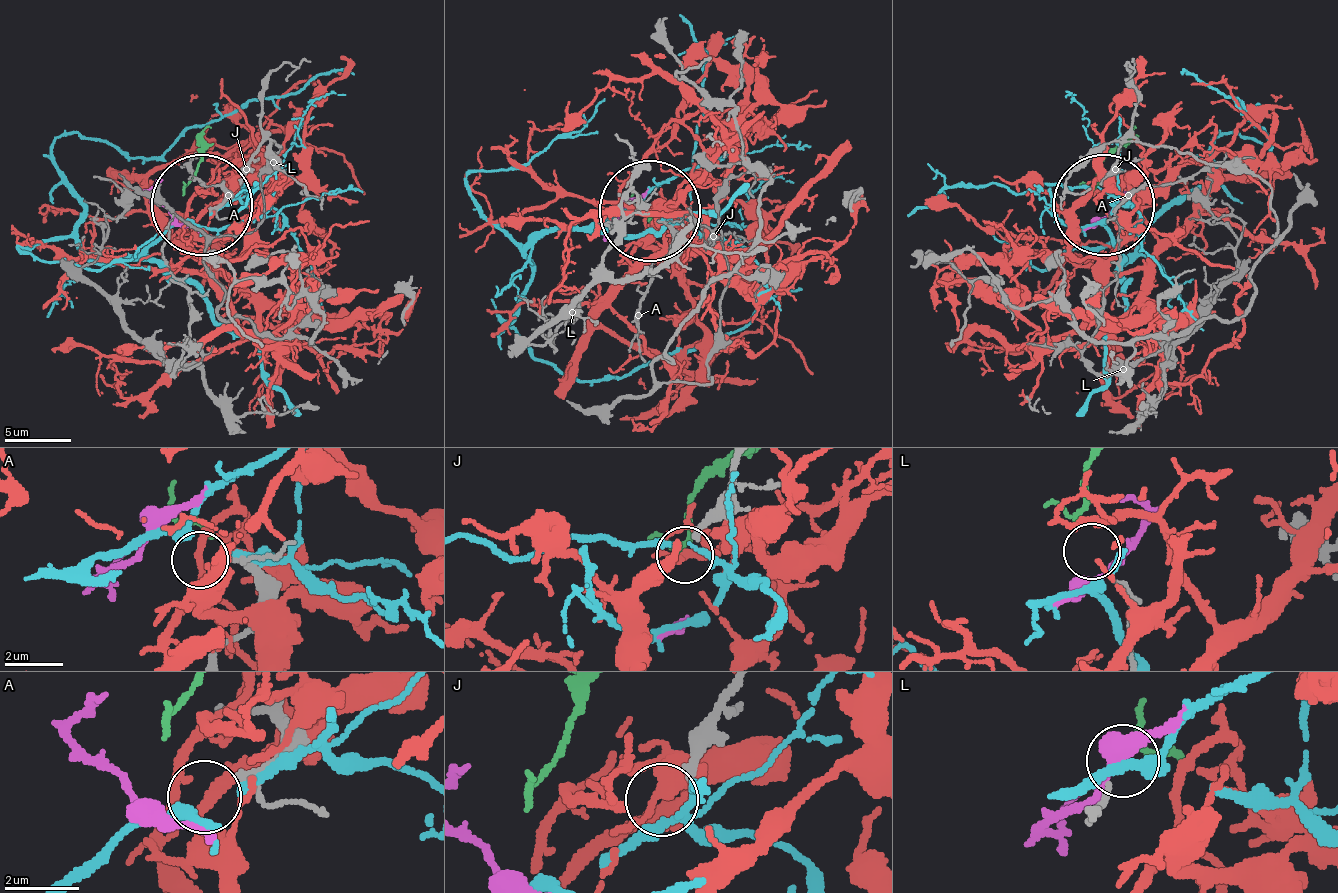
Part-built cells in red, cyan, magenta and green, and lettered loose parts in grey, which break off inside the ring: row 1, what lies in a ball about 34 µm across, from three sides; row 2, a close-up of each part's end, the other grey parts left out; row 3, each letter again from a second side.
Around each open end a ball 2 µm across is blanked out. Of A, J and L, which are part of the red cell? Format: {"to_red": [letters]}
{"to_red": ["J"]}

